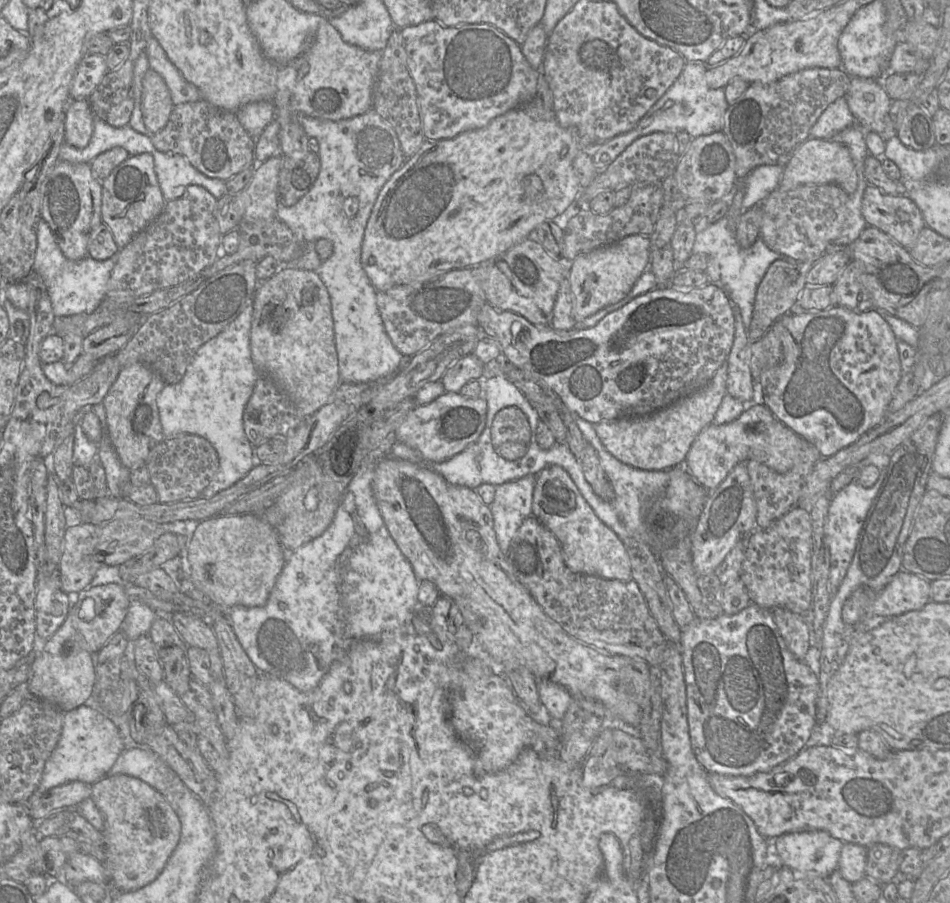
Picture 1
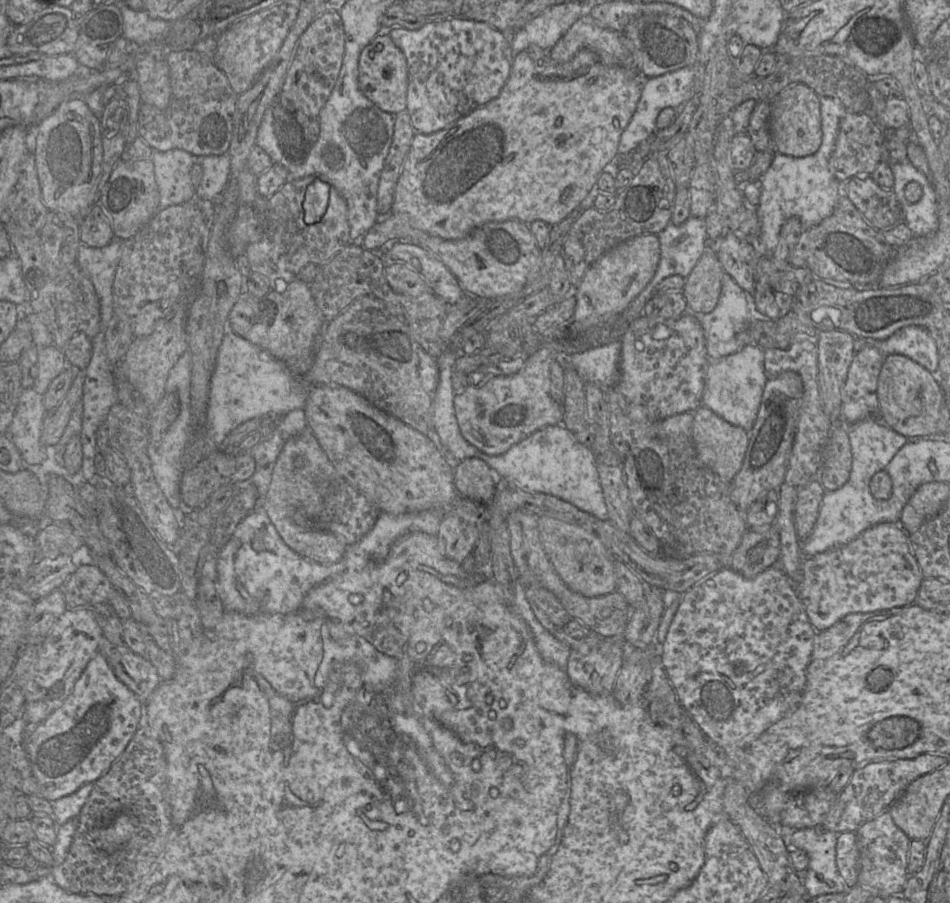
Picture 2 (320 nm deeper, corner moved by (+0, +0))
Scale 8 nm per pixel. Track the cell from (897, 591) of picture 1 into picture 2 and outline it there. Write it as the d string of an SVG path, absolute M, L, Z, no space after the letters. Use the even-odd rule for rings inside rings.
M879 523L844 546L805 556L802 582L796 588L812 626L822 632L850 613L870 613L915 603L923 578L909 535L899 523Z

